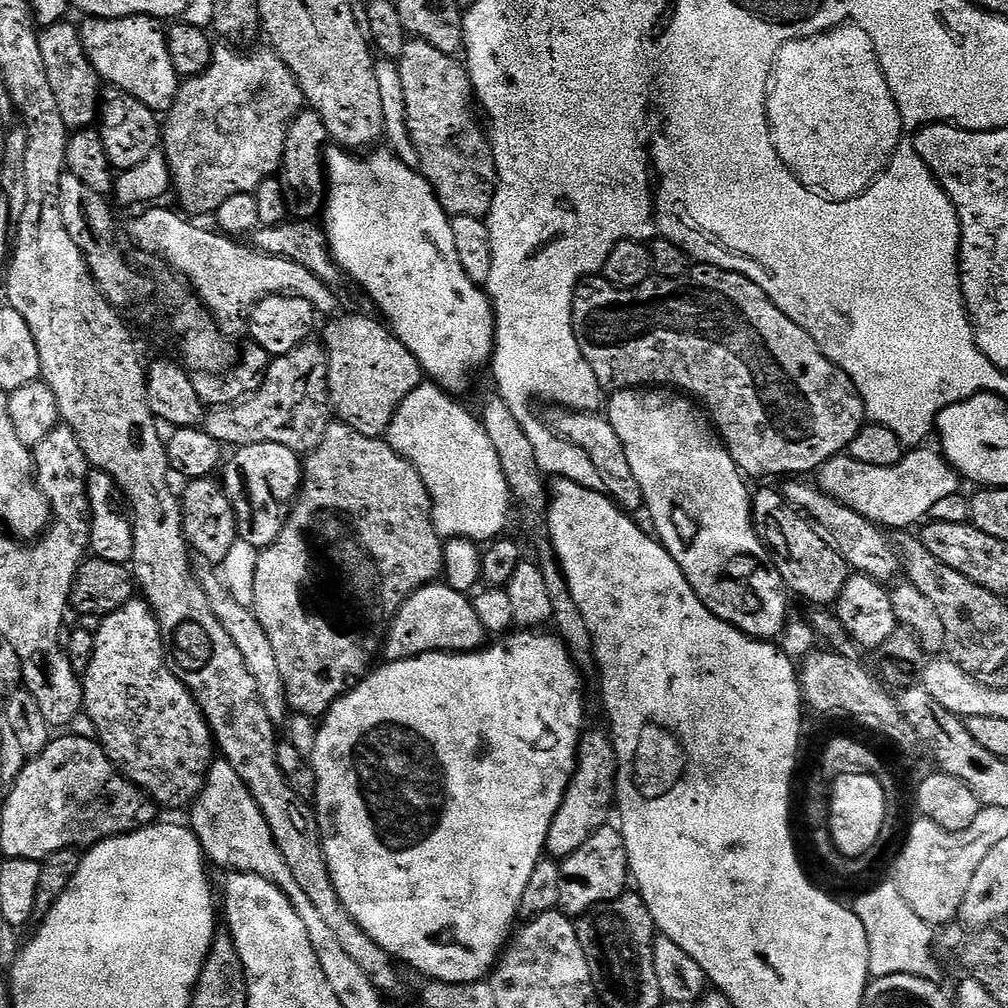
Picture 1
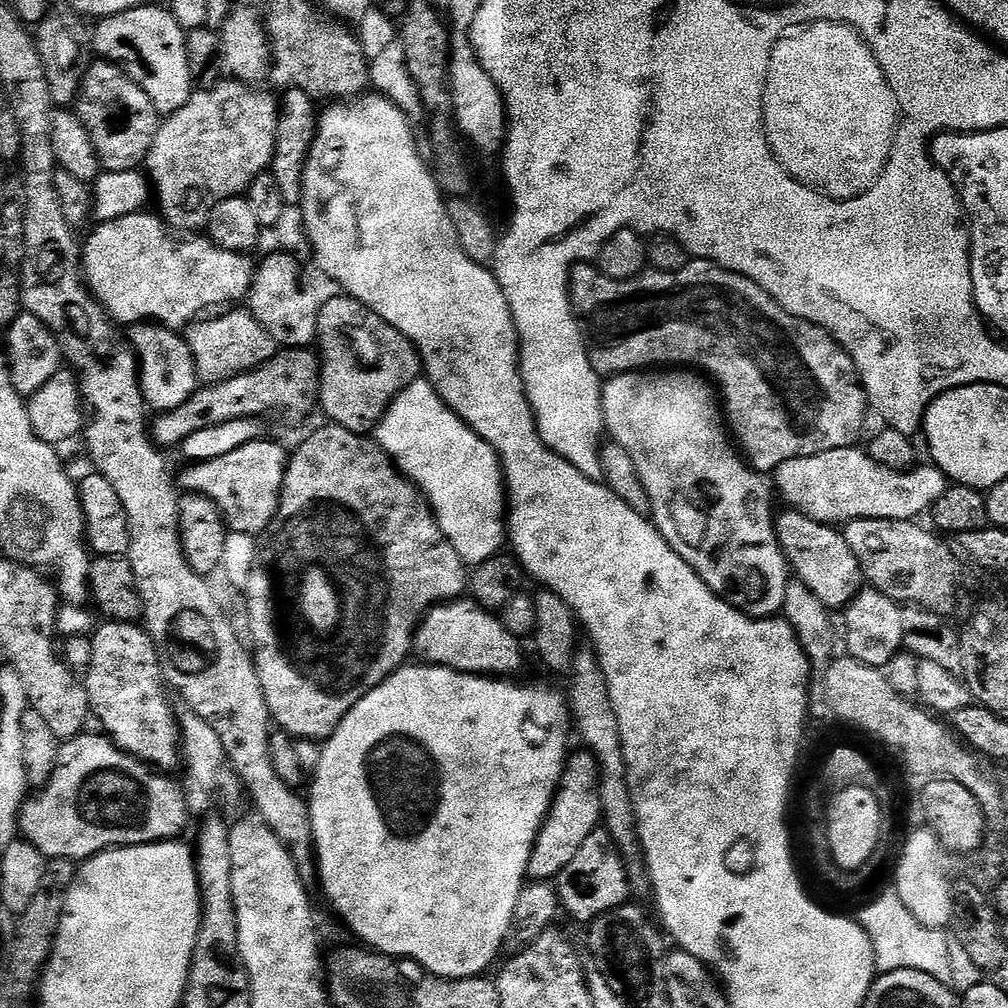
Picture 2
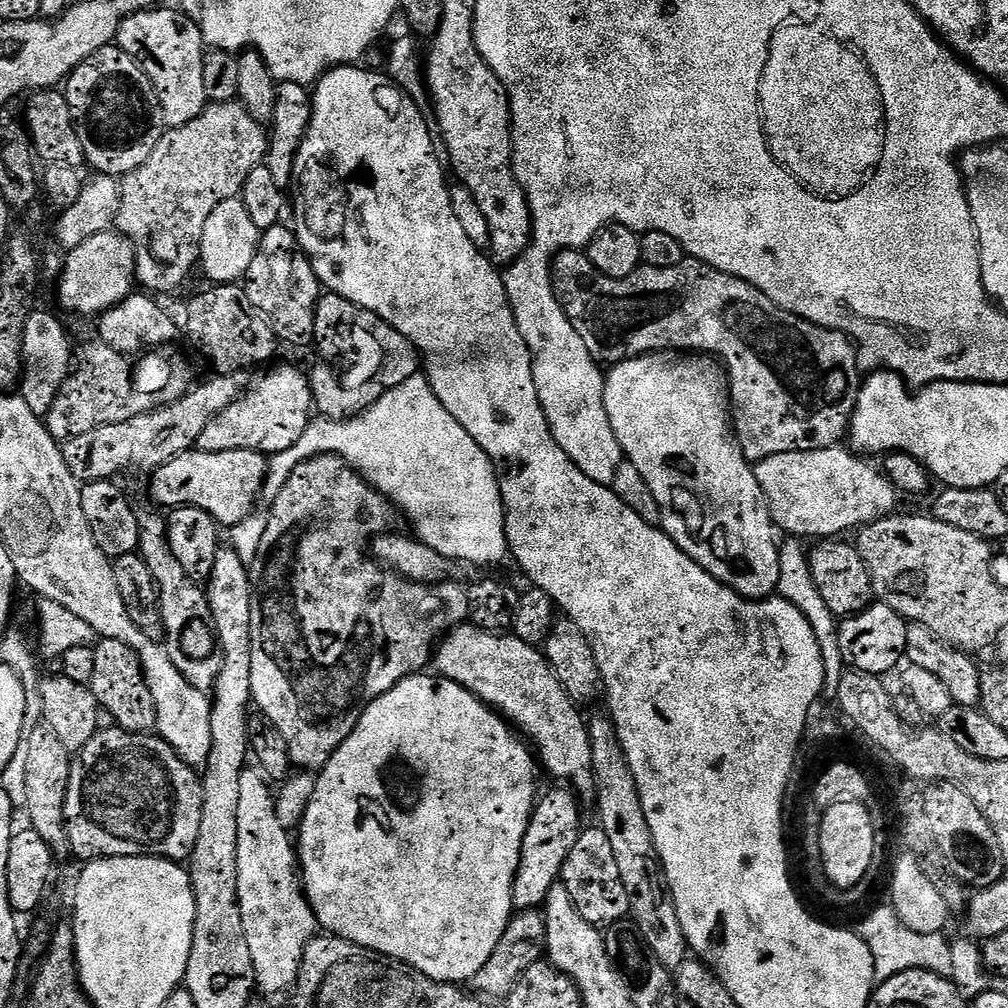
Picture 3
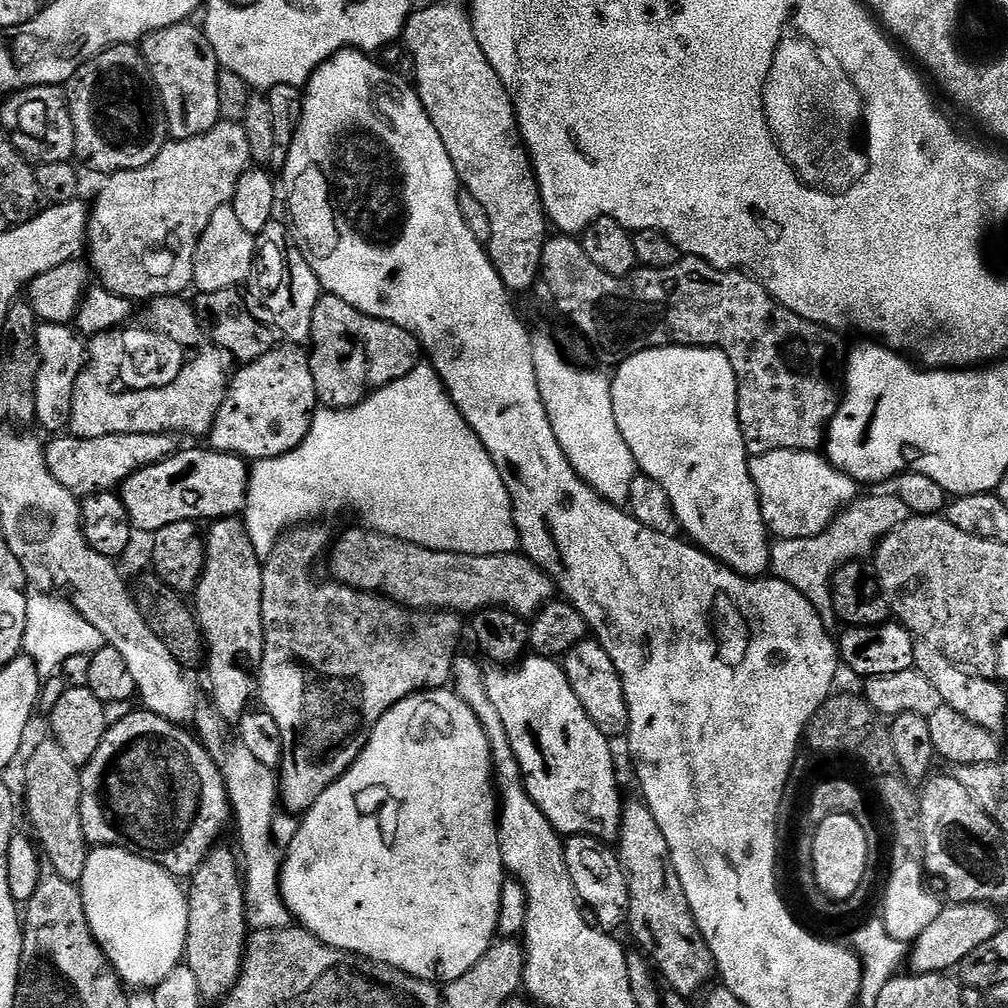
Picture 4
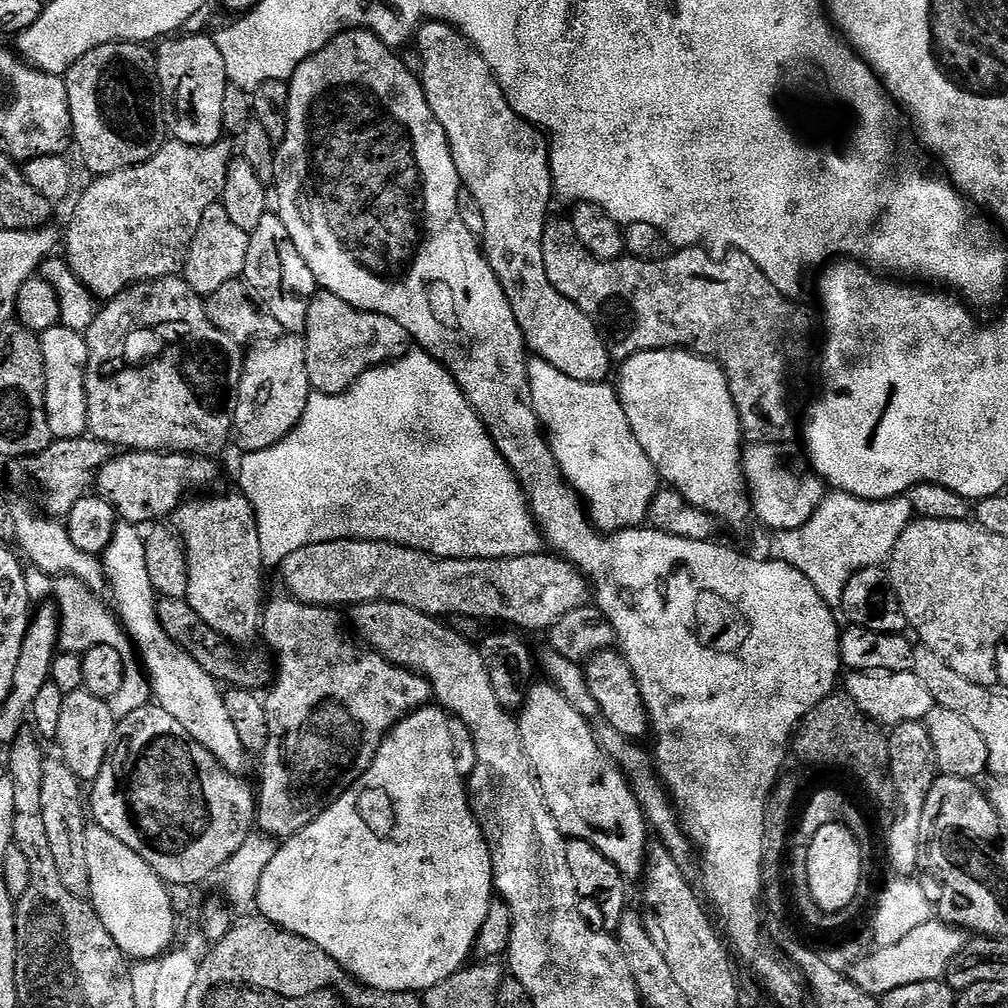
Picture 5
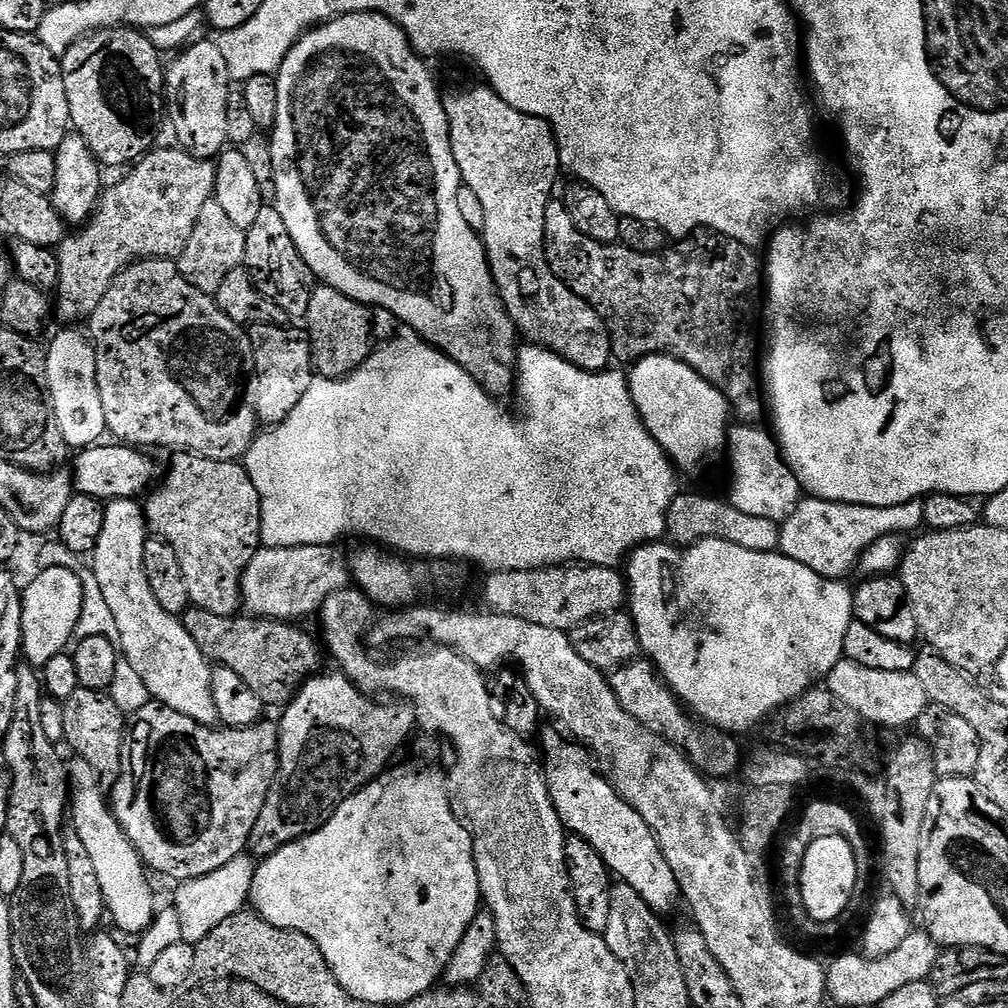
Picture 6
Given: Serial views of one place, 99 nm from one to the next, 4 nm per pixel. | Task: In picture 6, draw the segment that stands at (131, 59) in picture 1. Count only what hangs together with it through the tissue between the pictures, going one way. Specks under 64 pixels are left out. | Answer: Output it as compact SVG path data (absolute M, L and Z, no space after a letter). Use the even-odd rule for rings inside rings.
M200 40L192 44L167 69L166 84L169 89L180 88L180 117L176 120L179 147L192 156L212 160L229 147L229 100L234 96L234 81L224 49L219 43Z

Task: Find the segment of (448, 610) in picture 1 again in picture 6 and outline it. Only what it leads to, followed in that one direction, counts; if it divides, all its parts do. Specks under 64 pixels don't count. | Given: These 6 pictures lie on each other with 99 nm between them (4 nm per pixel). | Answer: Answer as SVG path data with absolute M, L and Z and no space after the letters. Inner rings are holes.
M559 731L546 732L543 733L544 752L542 748L544 777L548 780L548 793L561 824L569 833L590 842L590 846L602 854L613 877L634 886L656 913L674 911L676 903L679 905L682 900L680 887L642 814L628 805L601 773L601 777L596 773L597 765L587 748L571 739L563 740Z

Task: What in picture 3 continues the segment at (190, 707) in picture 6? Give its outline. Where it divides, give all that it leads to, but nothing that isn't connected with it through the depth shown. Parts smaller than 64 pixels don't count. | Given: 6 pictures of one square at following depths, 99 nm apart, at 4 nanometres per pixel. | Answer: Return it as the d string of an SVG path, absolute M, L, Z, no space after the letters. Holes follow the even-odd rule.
M245 767L244 772L240 776L238 782L238 906L242 910L242 930L246 930L246 943L250 945L250 962L254 966L254 974L256 975L257 989L268 996L276 996L279 992L284 992L293 987L296 983L296 977L299 974L299 968L304 963L304 951L306 946L317 935L318 925L316 923L316 915L313 914L311 906L308 904L308 898L304 894L302 887L302 876L298 871L298 852L294 847L294 840L290 837L289 829L282 826L282 822L278 822L278 814L276 813L276 797L273 789L270 787L269 781L266 779L259 767Z

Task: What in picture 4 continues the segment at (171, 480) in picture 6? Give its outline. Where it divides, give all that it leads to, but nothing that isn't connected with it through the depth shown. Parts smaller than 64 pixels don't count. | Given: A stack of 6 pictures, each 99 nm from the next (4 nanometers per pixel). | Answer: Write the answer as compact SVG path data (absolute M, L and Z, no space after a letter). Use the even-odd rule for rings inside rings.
M226 516L211 521L206 532L204 549L204 573L194 593L194 611L200 622L200 631L204 633L206 645L206 669L208 680L212 683L211 707L217 716L225 722L239 721L240 715L248 711L258 692L258 677L264 653L264 631L262 630L262 574L263 563L250 542L250 534L243 519Z

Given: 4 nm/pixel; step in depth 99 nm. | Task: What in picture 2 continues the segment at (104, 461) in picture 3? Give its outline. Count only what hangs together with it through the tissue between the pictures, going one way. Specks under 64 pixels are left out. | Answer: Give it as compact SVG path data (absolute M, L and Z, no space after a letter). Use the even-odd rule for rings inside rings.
M308 348L280 350L252 372L243 372L221 384L197 387L196 393L182 406L161 411L161 416L151 421L152 438L161 449L169 450L207 428L232 424L235 420L248 420L251 416L264 416L267 412L280 411L288 420L300 420L311 414L312 407L317 407L320 362L319 355Z

